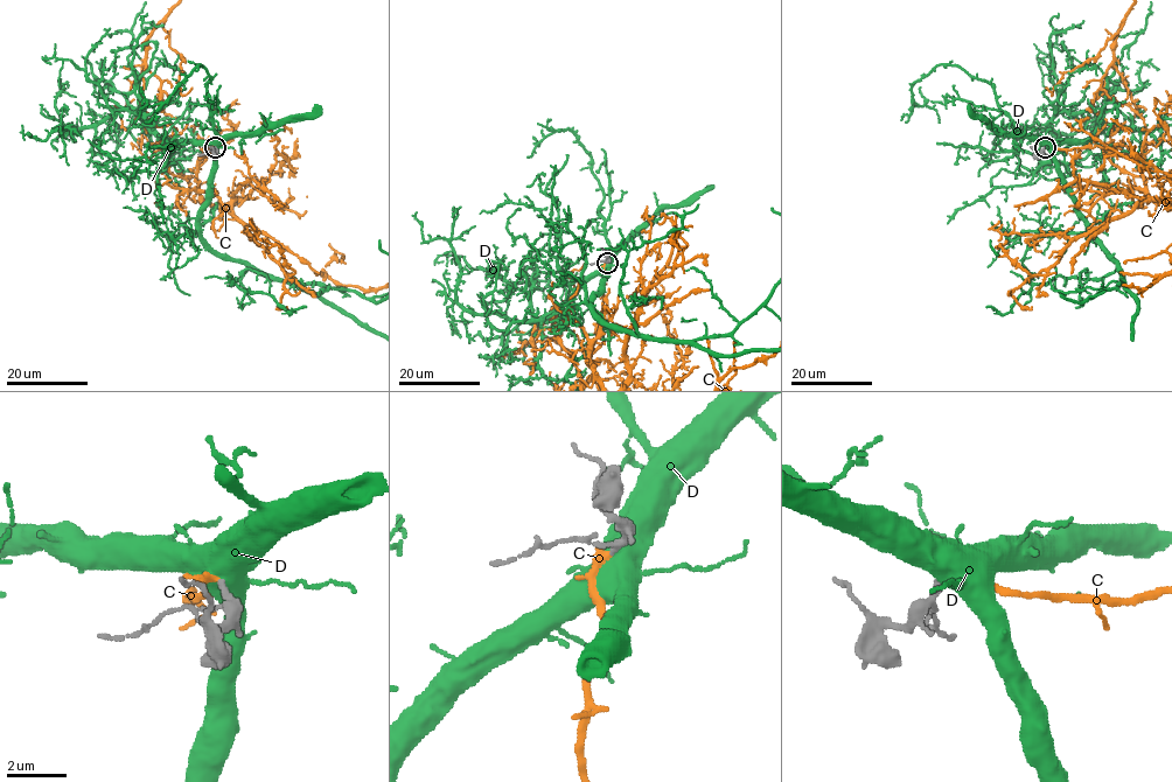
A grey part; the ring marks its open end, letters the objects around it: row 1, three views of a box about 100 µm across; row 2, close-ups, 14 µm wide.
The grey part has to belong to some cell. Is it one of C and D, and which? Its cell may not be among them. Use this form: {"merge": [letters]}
{"merge": ["C"]}

